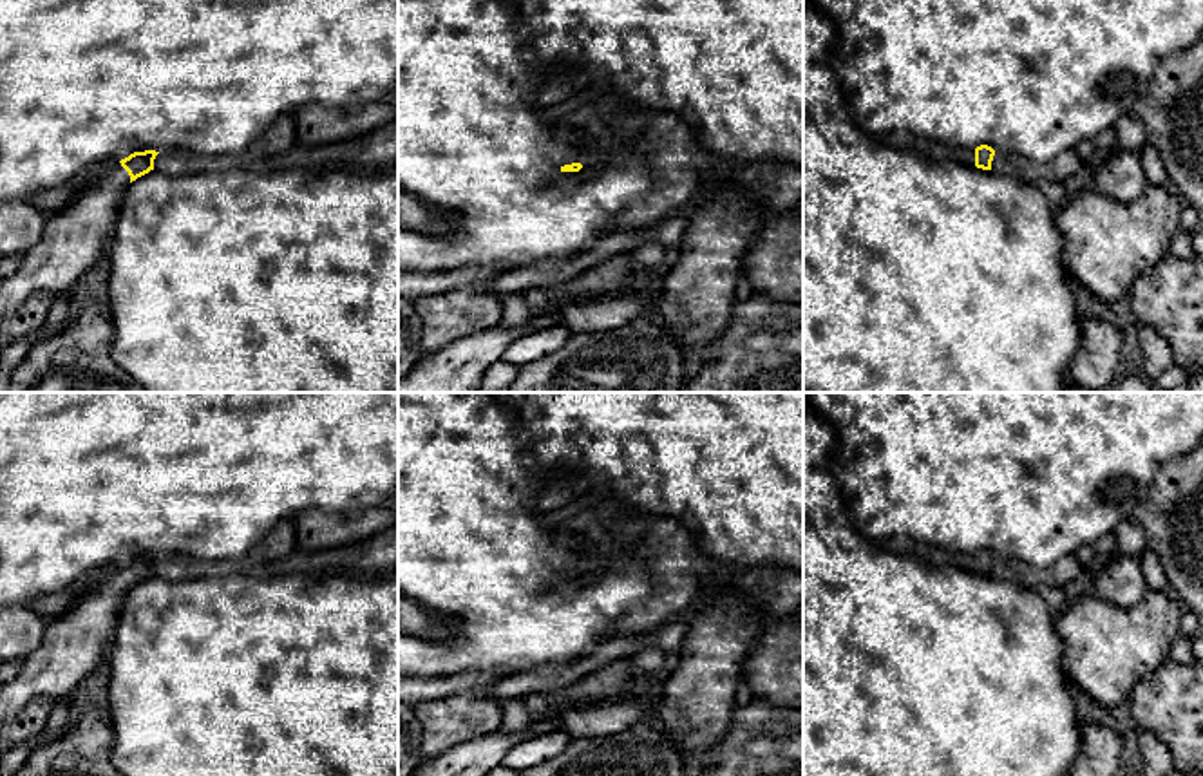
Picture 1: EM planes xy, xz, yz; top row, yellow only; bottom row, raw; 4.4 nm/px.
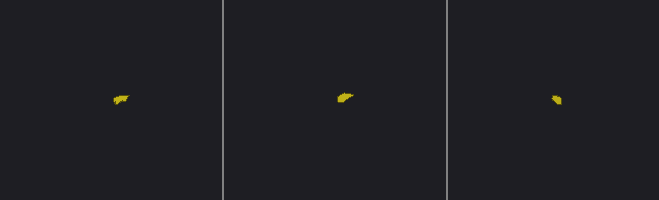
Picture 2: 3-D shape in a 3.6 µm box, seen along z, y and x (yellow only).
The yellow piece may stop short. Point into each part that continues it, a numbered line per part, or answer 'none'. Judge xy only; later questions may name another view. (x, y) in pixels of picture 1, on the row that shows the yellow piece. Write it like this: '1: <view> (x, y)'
1: xy (73, 241)

